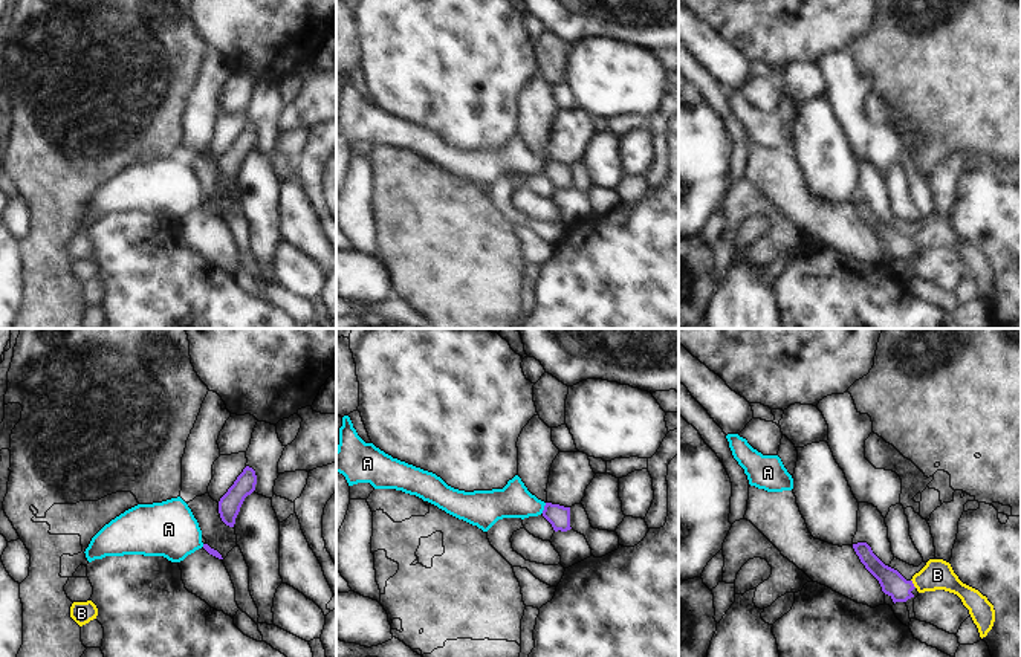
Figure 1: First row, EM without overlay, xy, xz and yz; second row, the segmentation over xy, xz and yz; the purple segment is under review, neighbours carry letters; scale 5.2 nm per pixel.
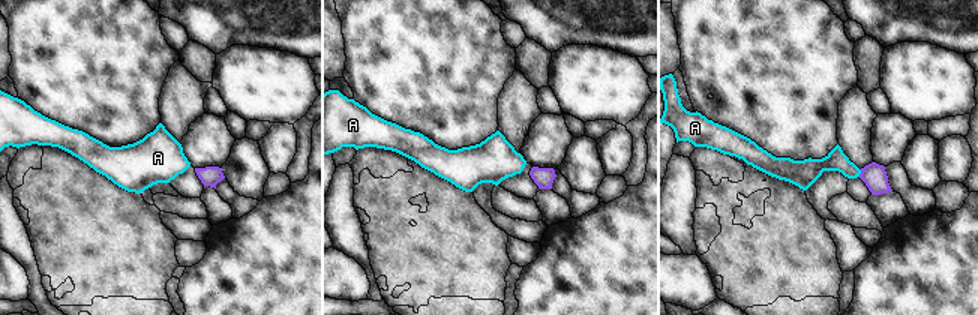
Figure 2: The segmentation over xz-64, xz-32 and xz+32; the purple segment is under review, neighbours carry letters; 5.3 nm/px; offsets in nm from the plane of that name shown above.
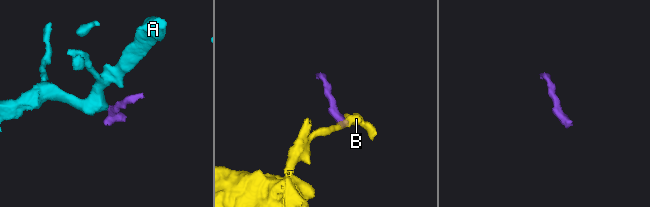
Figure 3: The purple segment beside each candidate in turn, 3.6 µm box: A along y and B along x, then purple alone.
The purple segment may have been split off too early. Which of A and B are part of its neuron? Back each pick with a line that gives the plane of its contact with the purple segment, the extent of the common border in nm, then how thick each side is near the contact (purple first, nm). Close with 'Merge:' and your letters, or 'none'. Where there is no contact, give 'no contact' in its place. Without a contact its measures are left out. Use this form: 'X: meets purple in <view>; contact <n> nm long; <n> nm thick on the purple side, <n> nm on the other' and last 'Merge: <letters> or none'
Merge: none

